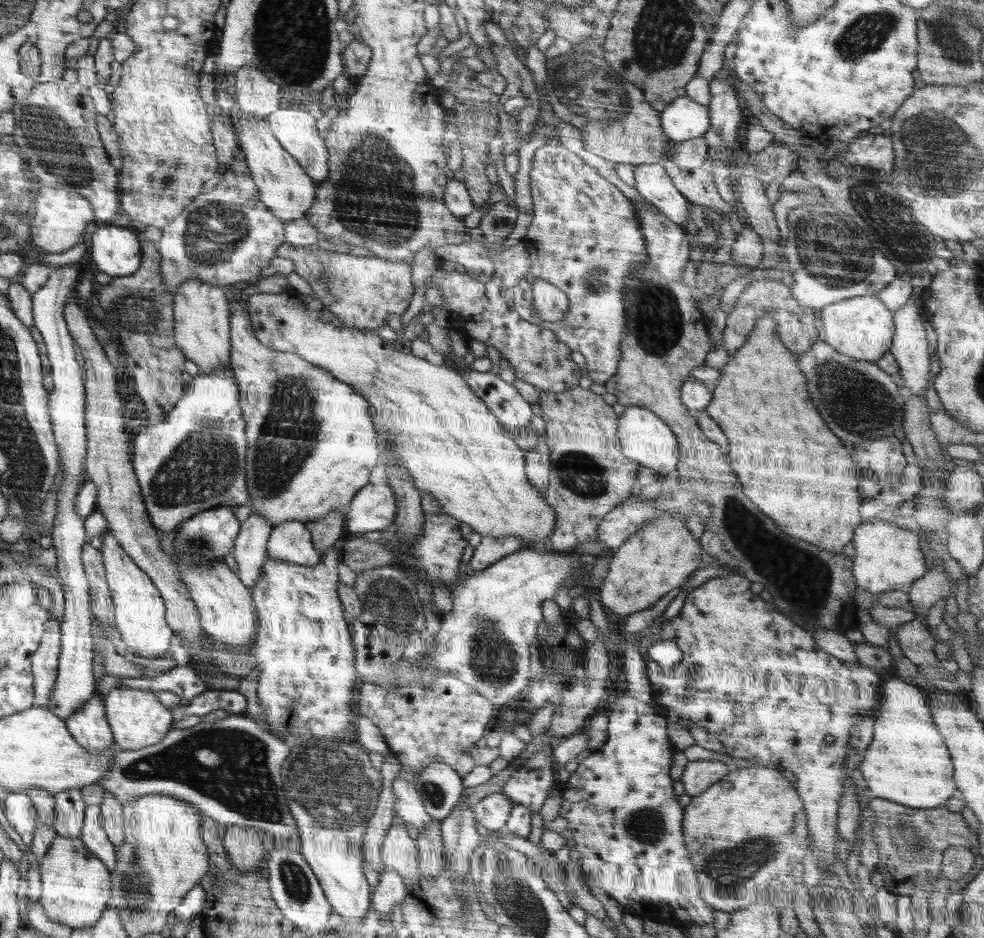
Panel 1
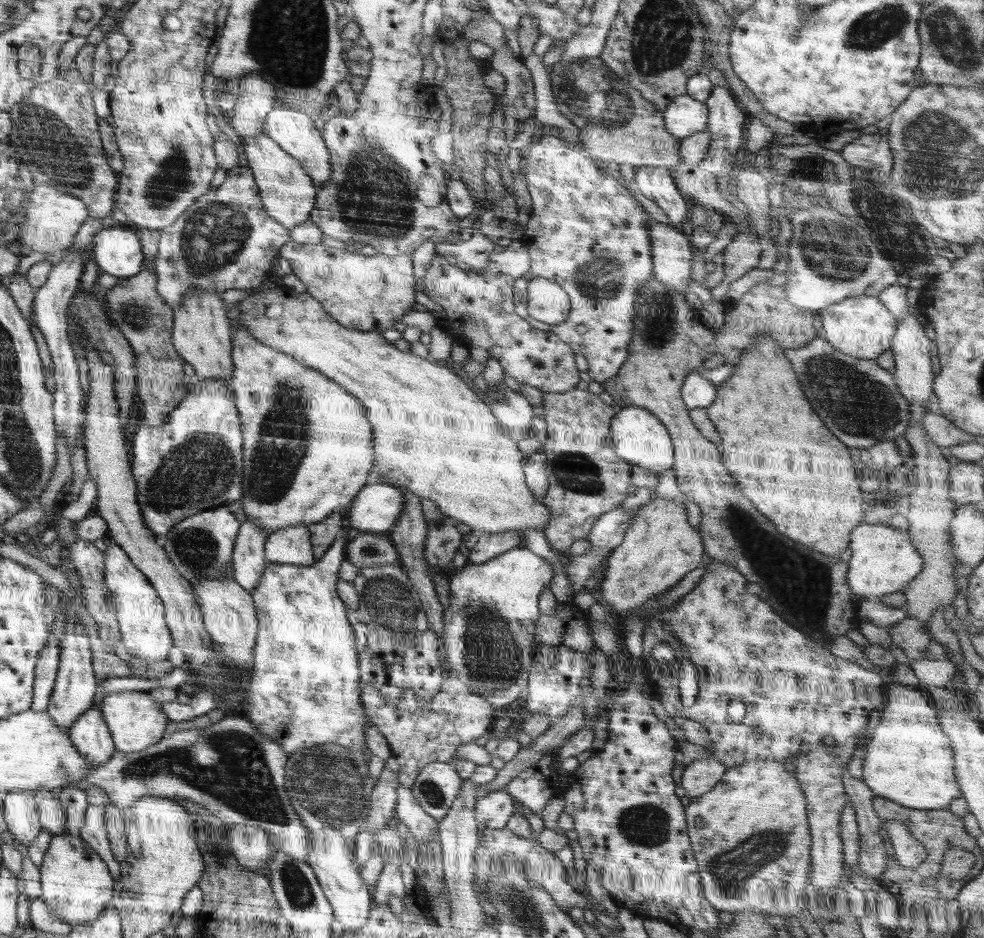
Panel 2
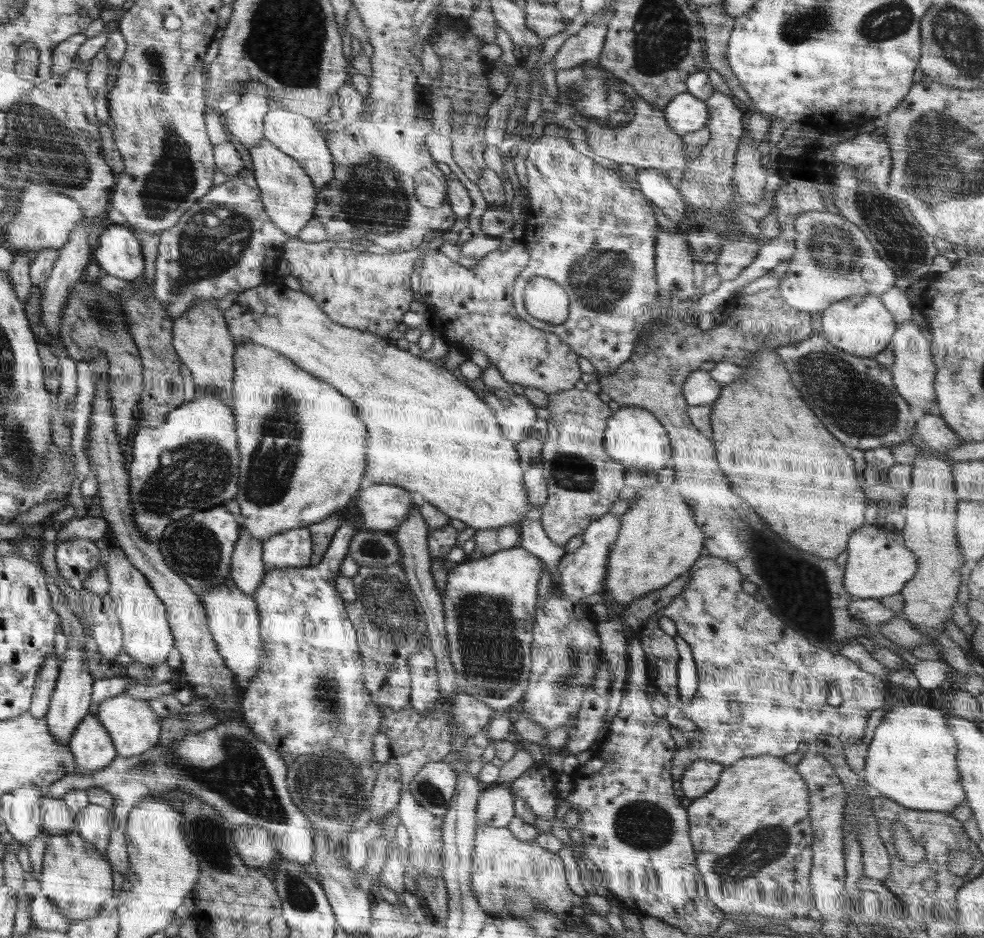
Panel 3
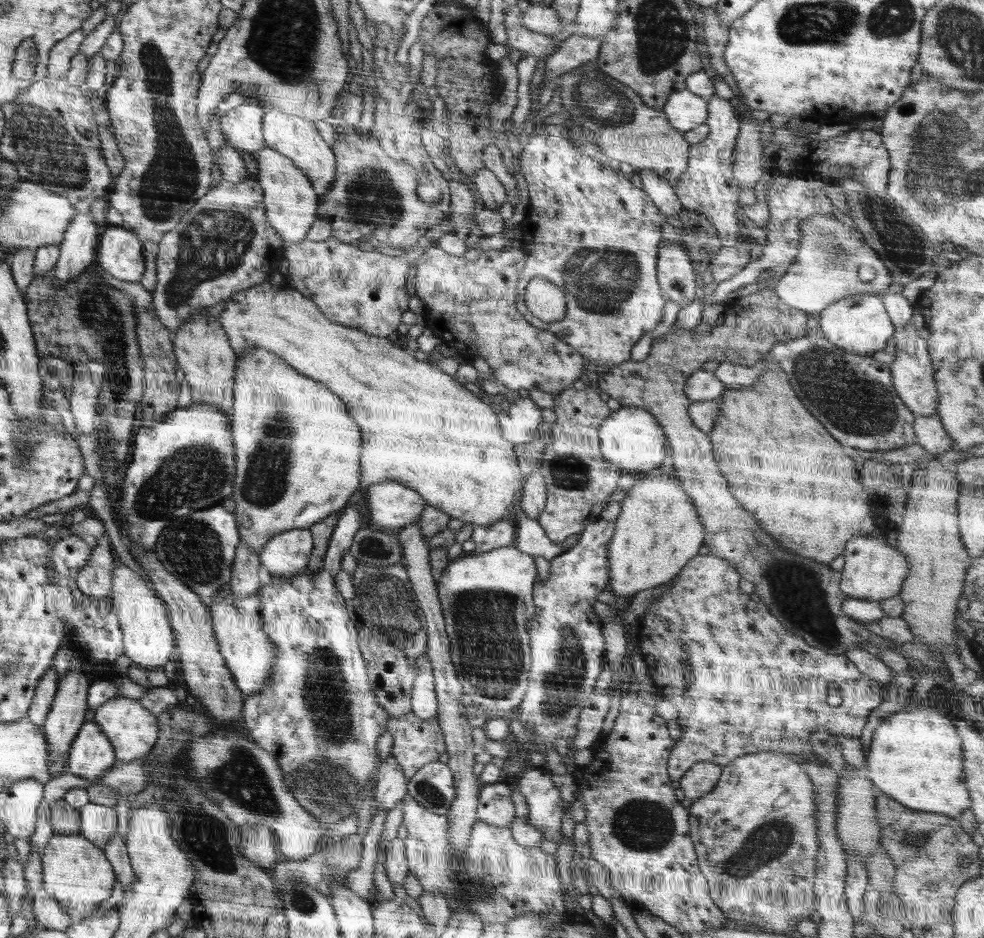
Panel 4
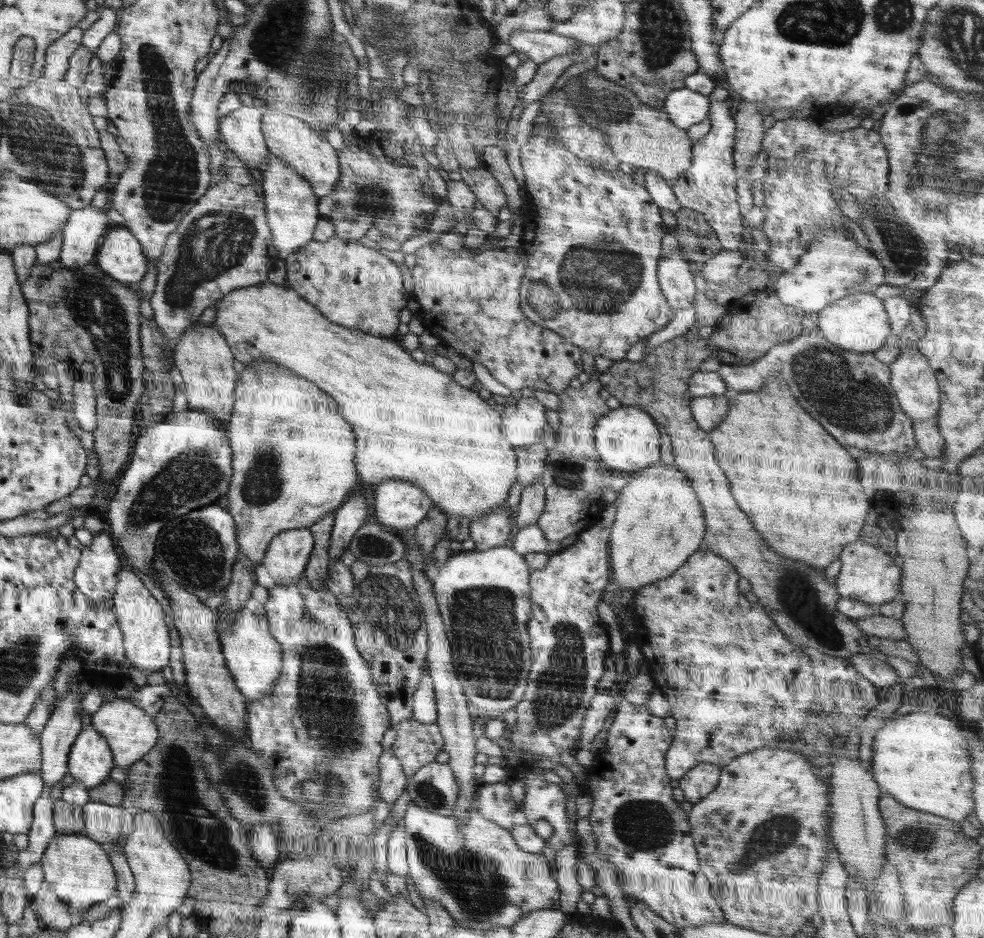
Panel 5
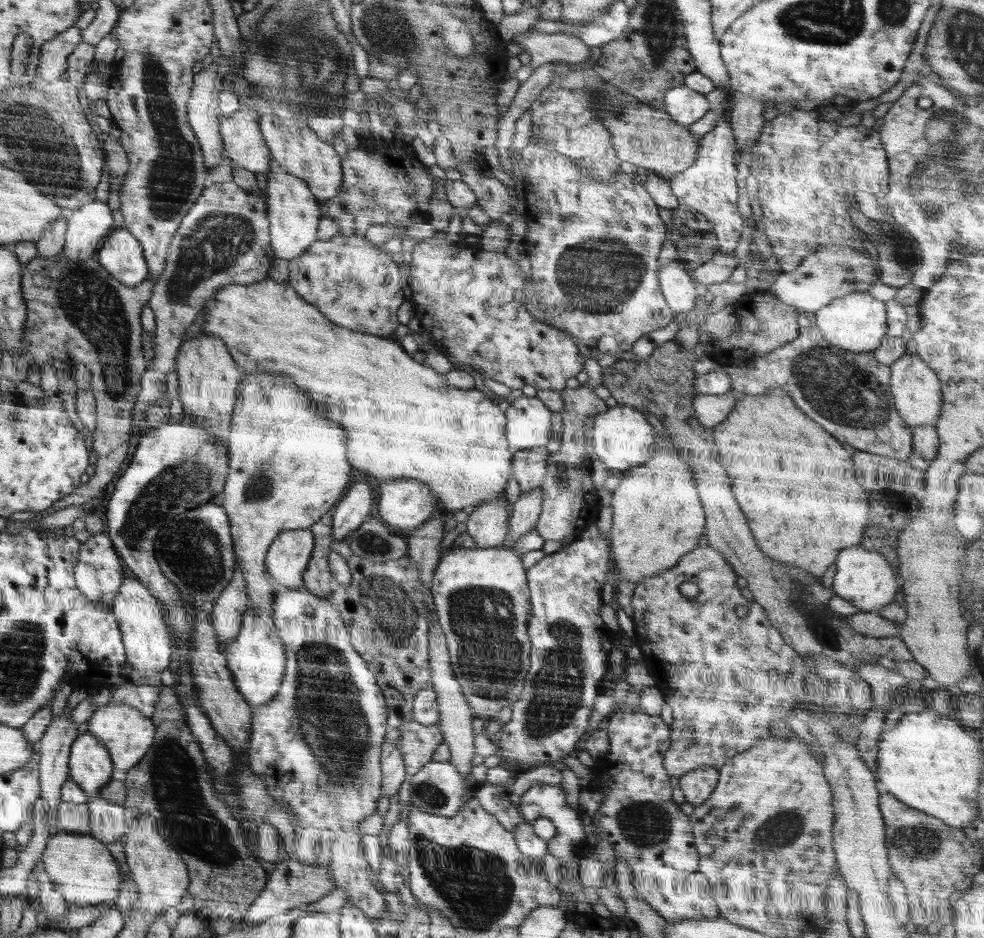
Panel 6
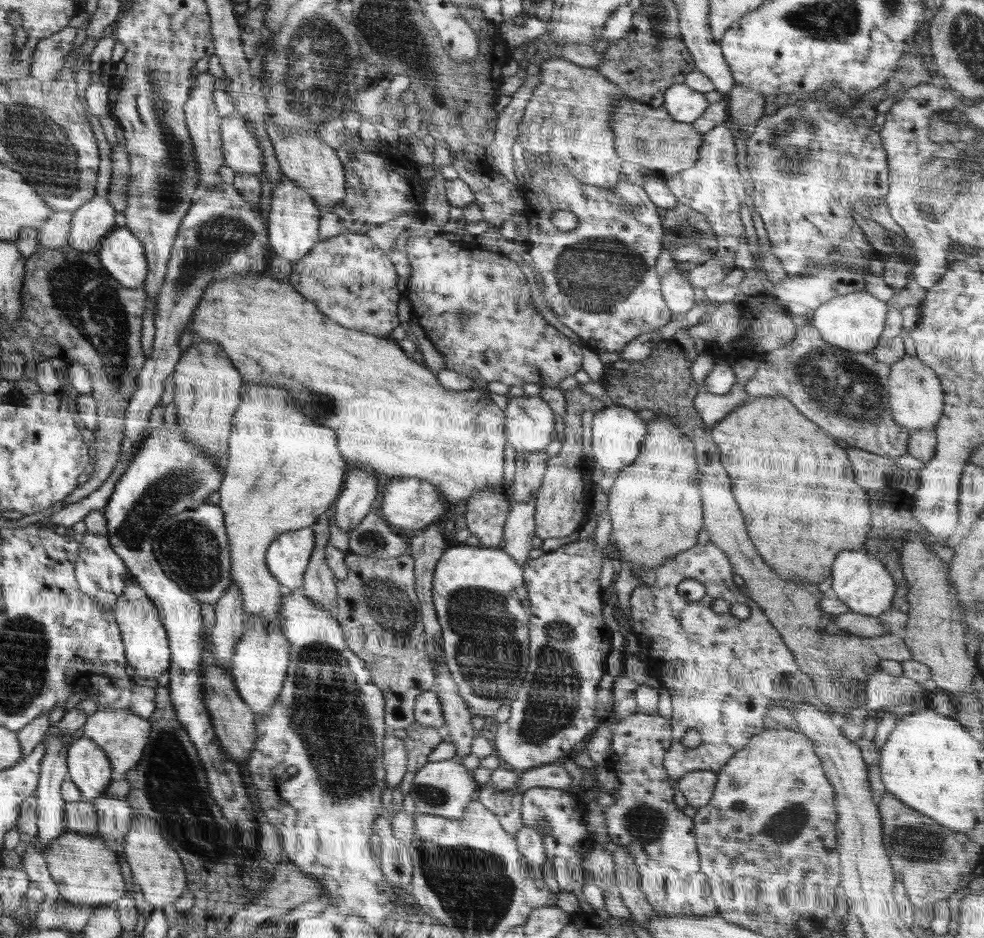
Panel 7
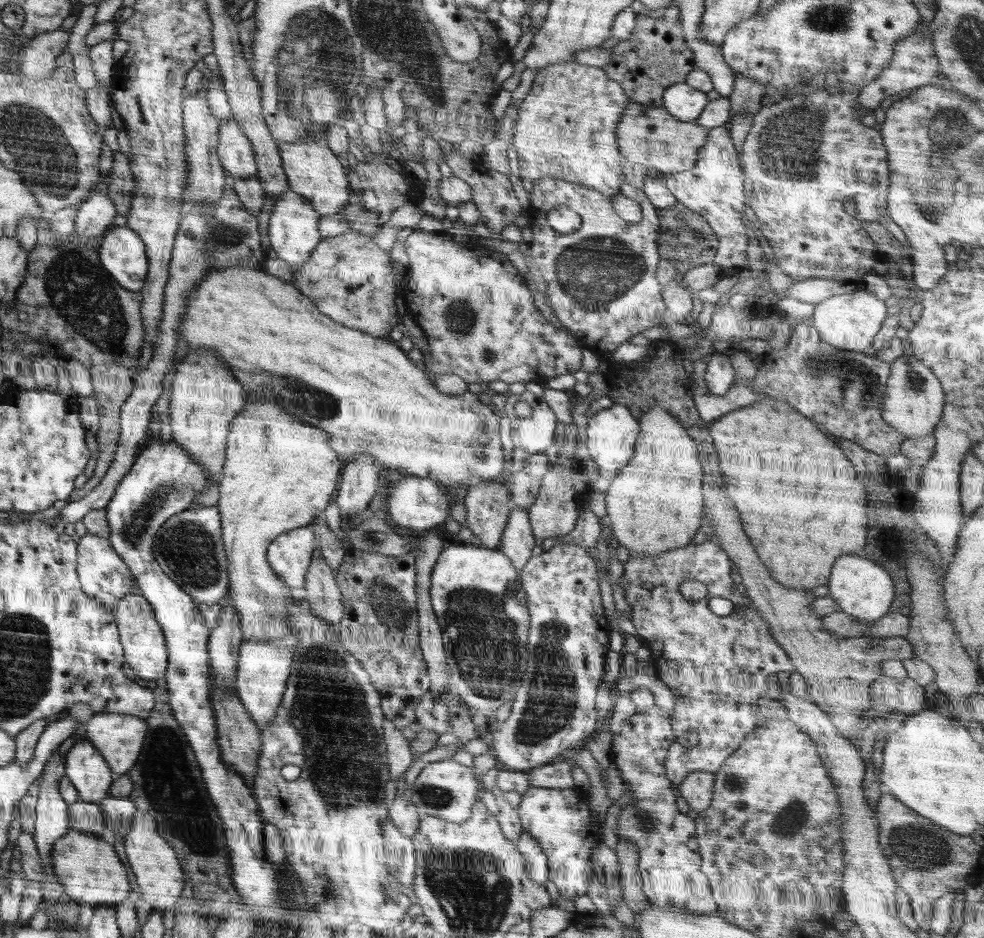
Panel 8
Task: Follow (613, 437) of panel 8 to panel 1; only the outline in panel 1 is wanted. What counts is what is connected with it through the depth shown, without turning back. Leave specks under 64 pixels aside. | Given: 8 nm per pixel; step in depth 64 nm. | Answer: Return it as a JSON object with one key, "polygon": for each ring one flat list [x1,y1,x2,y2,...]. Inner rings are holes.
{"polygon":[[630,406,619,416,617,435,620,439,622,454,639,465,653,468,662,475,677,470,679,446,672,429,651,409]]}

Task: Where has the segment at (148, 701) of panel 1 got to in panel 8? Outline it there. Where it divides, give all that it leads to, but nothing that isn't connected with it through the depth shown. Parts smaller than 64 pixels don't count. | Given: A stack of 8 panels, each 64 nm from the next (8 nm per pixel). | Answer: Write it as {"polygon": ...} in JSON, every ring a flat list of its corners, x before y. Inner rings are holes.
{"polygon":[[95,713,85,725,86,740,101,752,105,758,104,760,114,770,116,780,135,767,141,754,143,743,146,742,148,725,145,719,124,713]]}

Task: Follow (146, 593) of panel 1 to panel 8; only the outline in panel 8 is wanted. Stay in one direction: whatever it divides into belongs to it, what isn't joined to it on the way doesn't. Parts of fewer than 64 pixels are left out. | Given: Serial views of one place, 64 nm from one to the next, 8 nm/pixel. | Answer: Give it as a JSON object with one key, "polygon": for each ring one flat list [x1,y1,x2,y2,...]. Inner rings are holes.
{"polygon":[[132,592,130,595,123,596,114,610,116,621,119,624,120,638,123,640,124,652,136,676,146,680,164,677,167,673,169,659,166,639,162,634,160,624,154,618,154,611,147,597,142,595,142,592]]}

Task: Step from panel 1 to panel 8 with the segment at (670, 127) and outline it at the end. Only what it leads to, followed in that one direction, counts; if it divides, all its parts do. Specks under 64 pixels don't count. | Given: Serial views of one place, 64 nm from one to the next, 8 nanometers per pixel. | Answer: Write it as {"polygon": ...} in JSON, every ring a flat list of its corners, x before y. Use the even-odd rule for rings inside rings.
{"polygon":[[686,82,670,86,663,94,663,107,680,122,695,121,709,103,706,93]]}

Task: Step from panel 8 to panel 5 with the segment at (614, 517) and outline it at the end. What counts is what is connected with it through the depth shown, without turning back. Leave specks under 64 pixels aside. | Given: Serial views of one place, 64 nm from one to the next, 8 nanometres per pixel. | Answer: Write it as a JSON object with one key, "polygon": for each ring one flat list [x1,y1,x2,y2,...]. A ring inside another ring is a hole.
{"polygon":[[659,460,651,464,652,468,634,472,626,486,617,493,616,520,609,529,609,564,612,567,612,582,614,582,613,594,619,596,625,588,635,592,659,579,672,576,690,555,699,550,705,536,705,519,702,508,698,504,698,498,692,481,675,467,675,463,667,465]]}

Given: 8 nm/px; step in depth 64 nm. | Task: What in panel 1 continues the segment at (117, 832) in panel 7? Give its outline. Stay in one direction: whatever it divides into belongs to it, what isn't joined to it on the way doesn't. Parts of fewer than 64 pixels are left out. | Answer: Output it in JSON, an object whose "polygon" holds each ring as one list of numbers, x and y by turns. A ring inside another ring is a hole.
{"polygon":[[86,805,80,840,83,840,87,848,108,865,108,870,114,872,116,864,114,848,112,841,106,838,107,832,104,832,104,829,102,809,98,805]]}

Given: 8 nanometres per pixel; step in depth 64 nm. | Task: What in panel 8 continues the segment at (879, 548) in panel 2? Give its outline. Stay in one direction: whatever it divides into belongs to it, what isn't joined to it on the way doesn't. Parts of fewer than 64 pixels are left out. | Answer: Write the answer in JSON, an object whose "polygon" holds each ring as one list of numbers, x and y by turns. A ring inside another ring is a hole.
{"polygon":[[862,552,858,554,844,554,832,566,832,578,827,582,830,596,838,603,841,611,867,622,877,621,889,613,895,597,895,586,890,574,872,560,866,560]]}

